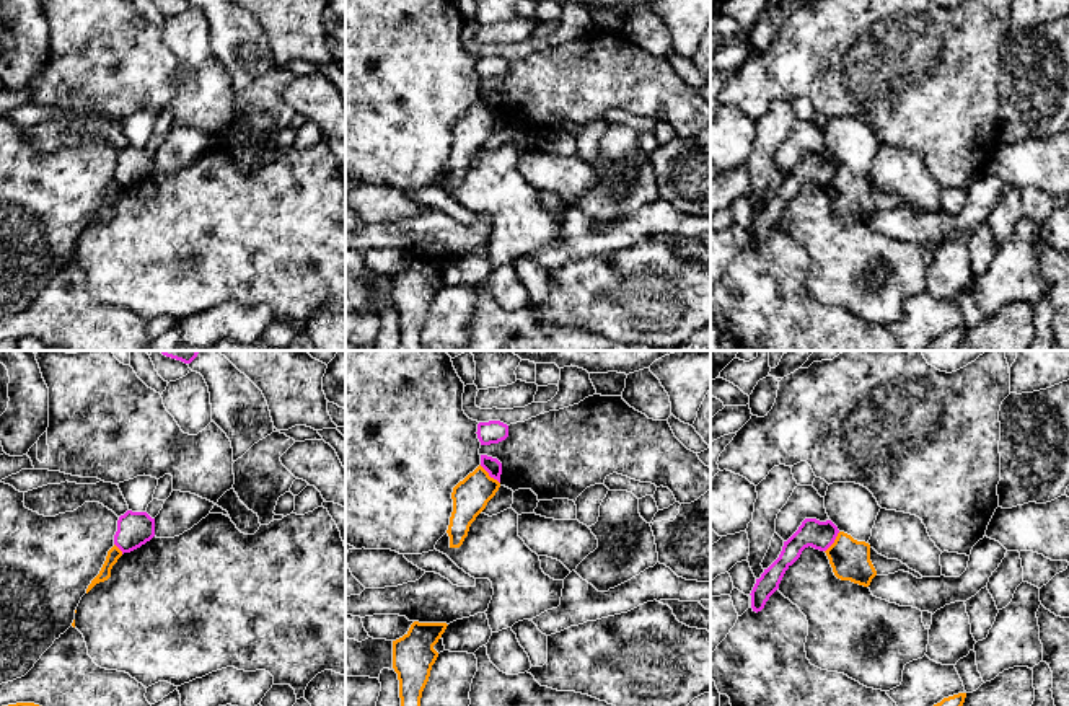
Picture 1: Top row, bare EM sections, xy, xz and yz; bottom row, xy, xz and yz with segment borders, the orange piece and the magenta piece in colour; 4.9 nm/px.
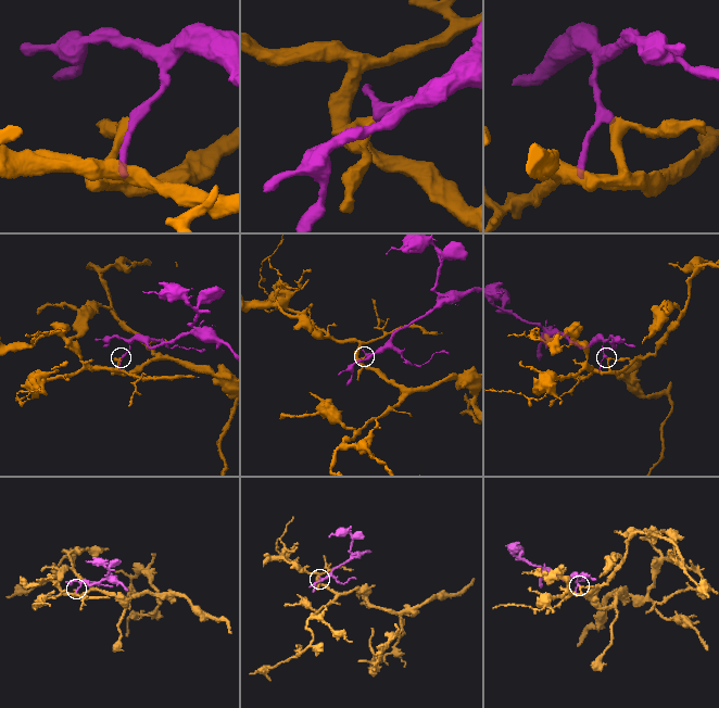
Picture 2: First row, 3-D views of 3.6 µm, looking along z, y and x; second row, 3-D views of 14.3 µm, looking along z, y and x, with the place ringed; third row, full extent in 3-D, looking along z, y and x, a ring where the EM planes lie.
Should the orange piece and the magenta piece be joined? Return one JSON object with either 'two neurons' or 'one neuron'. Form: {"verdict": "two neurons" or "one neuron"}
{"verdict": "two neurons"}

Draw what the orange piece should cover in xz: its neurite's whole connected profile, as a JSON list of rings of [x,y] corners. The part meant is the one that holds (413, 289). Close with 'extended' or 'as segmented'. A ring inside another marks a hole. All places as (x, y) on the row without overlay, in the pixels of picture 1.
[[[414,256],[403,272],[393,276],[393,303],[398,308],[401,333],[398,351],[424,351],[420,333],[438,292],[433,280],[447,261]]] | as segmented

